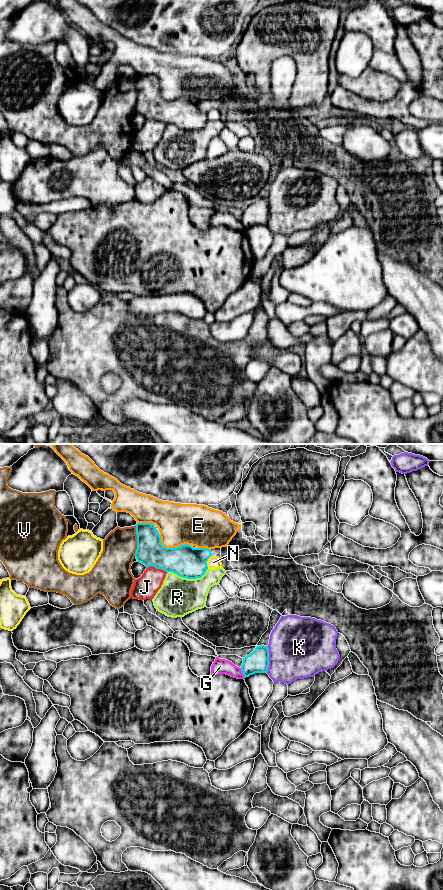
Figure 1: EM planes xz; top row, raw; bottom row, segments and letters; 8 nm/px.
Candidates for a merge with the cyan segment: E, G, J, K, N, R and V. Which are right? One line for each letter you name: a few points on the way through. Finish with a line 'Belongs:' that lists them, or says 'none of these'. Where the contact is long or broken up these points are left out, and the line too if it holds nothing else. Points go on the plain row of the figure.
Belongs: none of these

